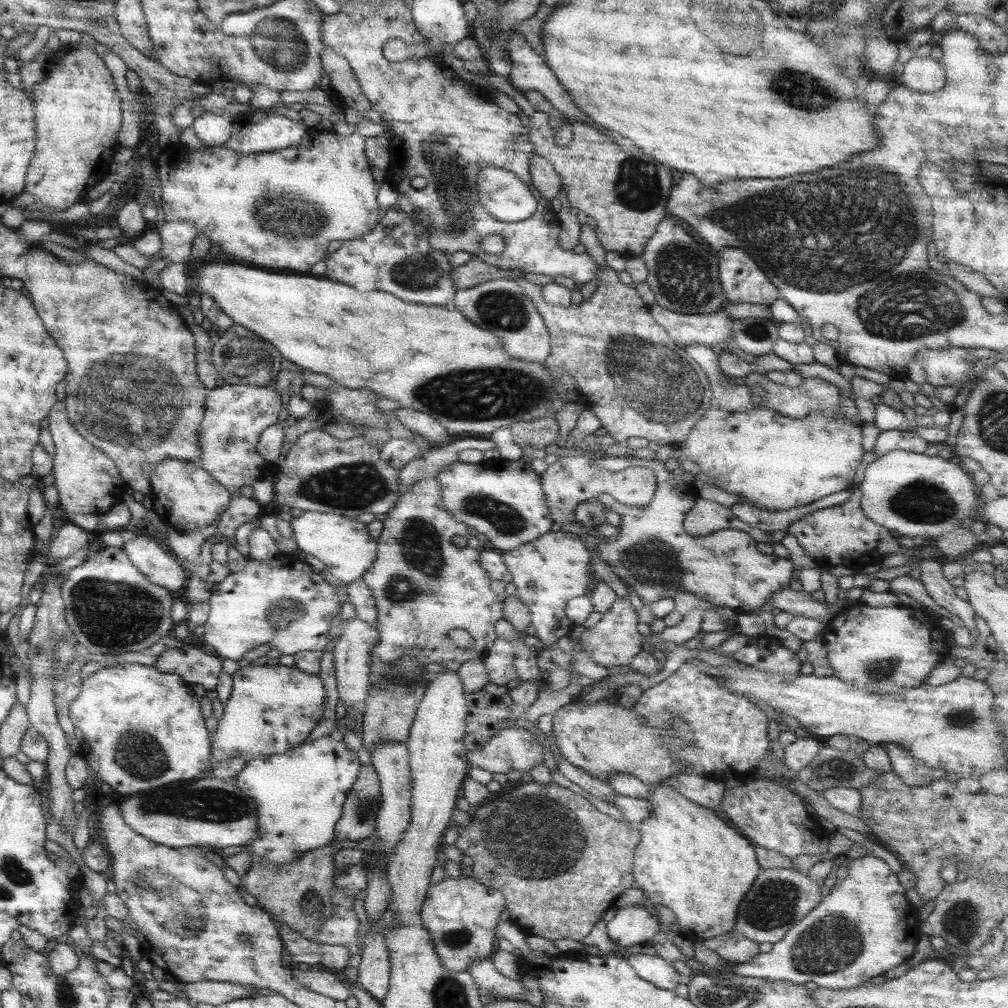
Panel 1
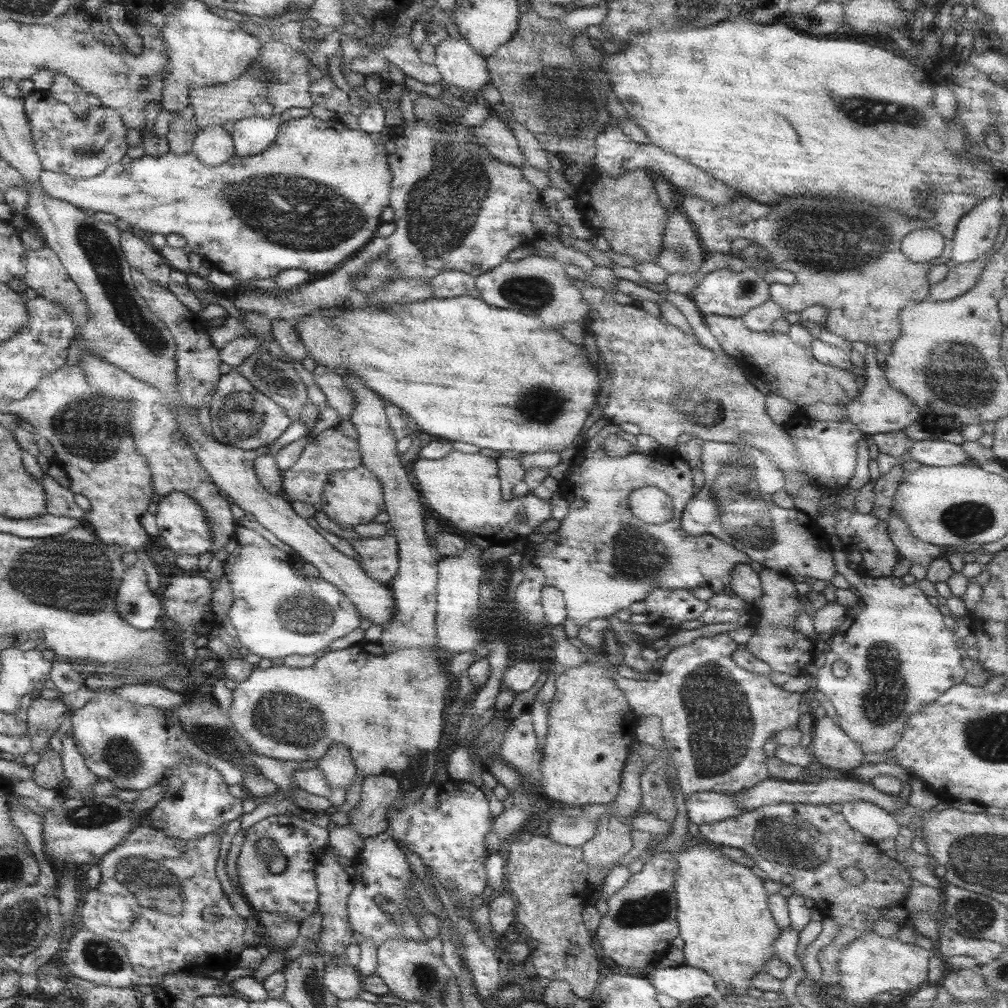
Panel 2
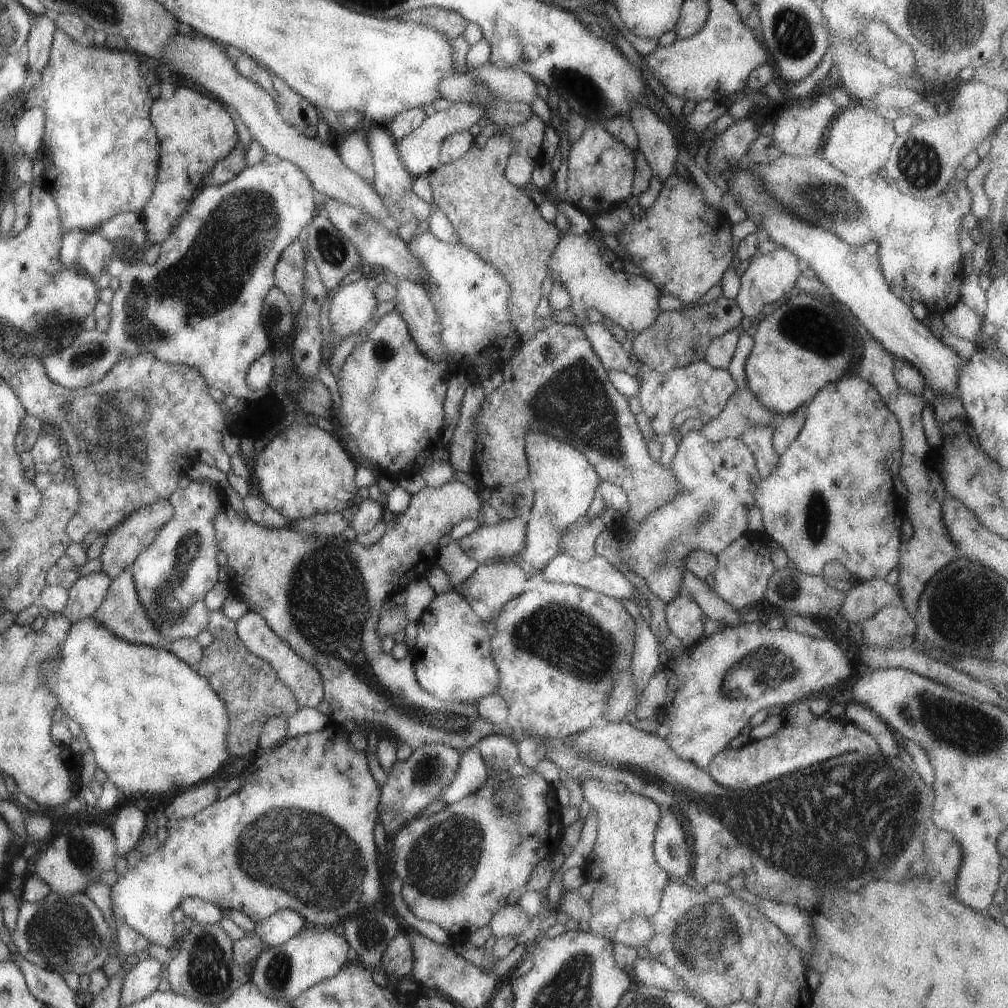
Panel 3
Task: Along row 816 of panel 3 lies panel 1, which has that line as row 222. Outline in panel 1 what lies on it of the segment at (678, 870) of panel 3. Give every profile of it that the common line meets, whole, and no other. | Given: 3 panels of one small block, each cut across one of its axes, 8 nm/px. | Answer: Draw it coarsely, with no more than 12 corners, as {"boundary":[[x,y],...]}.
{"boundary":[[662,218],[640,254],[655,303],[721,310],[717,254]]}

